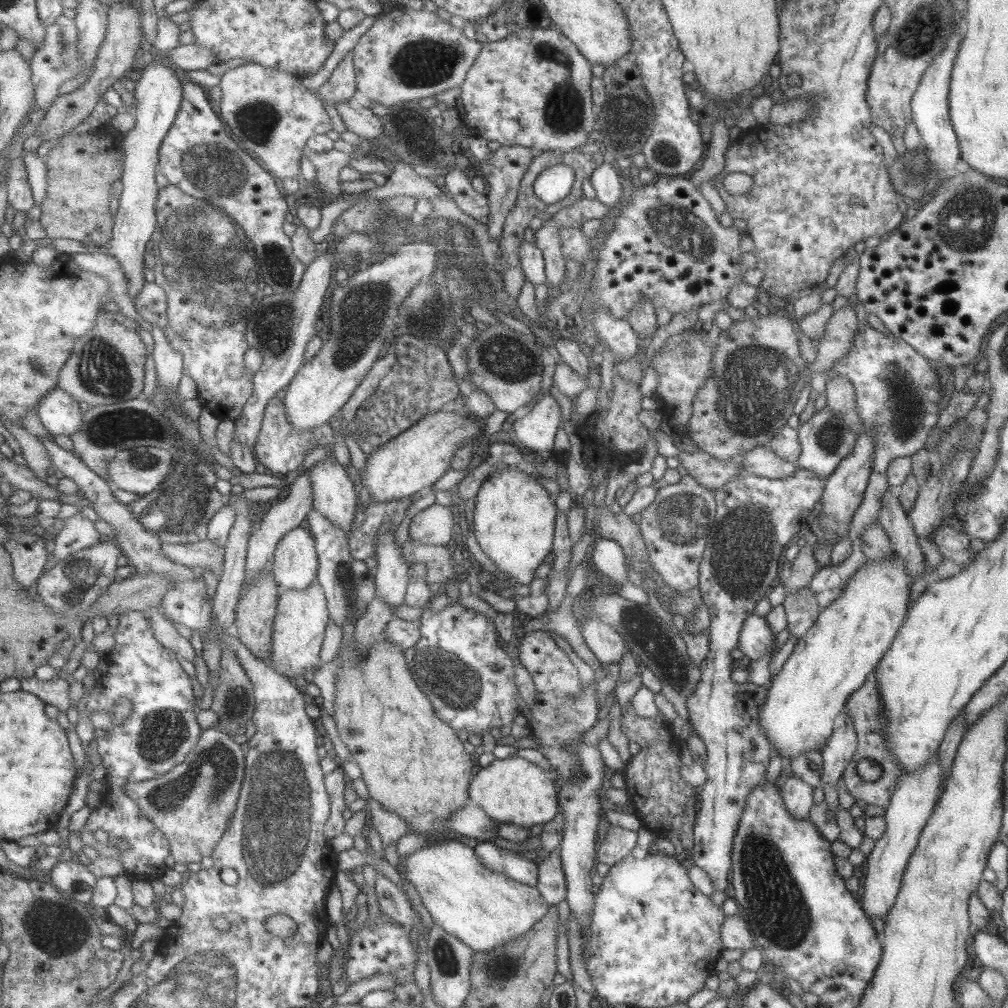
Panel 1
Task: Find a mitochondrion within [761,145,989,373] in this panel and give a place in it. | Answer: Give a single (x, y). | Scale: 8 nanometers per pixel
(910, 178)

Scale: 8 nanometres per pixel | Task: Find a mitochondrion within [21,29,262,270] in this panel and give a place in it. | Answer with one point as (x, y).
(61, 41)

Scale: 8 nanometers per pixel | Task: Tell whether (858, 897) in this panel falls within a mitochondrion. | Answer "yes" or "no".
no

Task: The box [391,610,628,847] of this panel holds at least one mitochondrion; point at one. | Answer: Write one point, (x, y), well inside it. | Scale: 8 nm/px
(455, 680)

